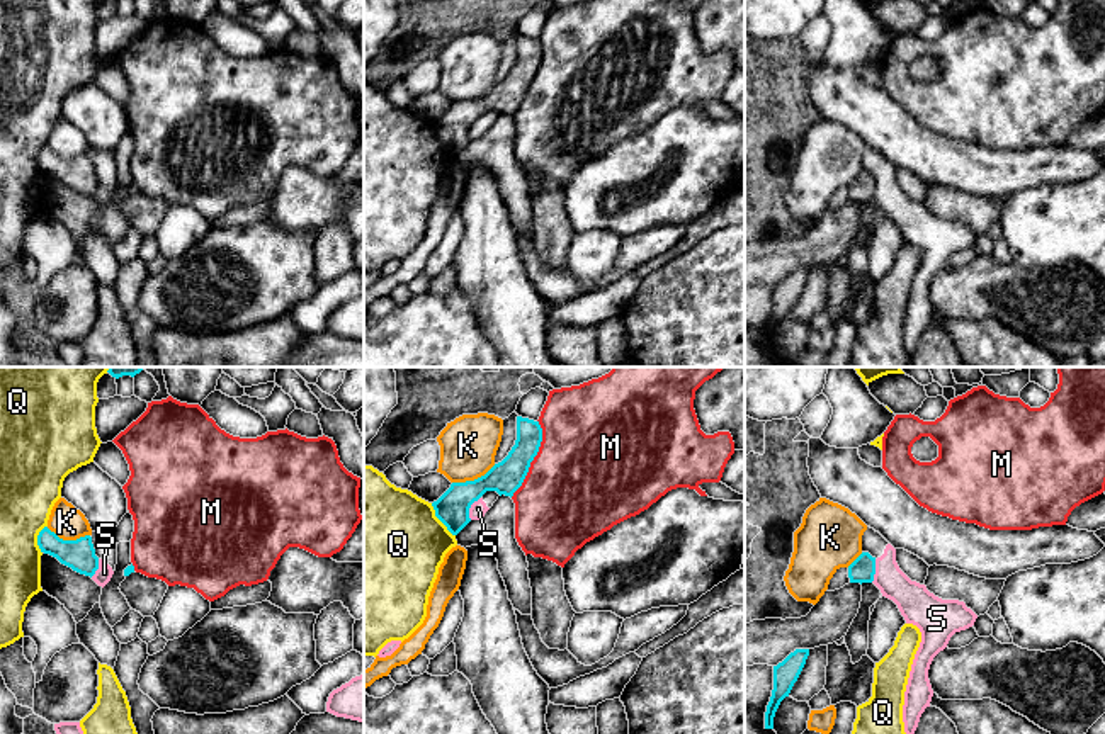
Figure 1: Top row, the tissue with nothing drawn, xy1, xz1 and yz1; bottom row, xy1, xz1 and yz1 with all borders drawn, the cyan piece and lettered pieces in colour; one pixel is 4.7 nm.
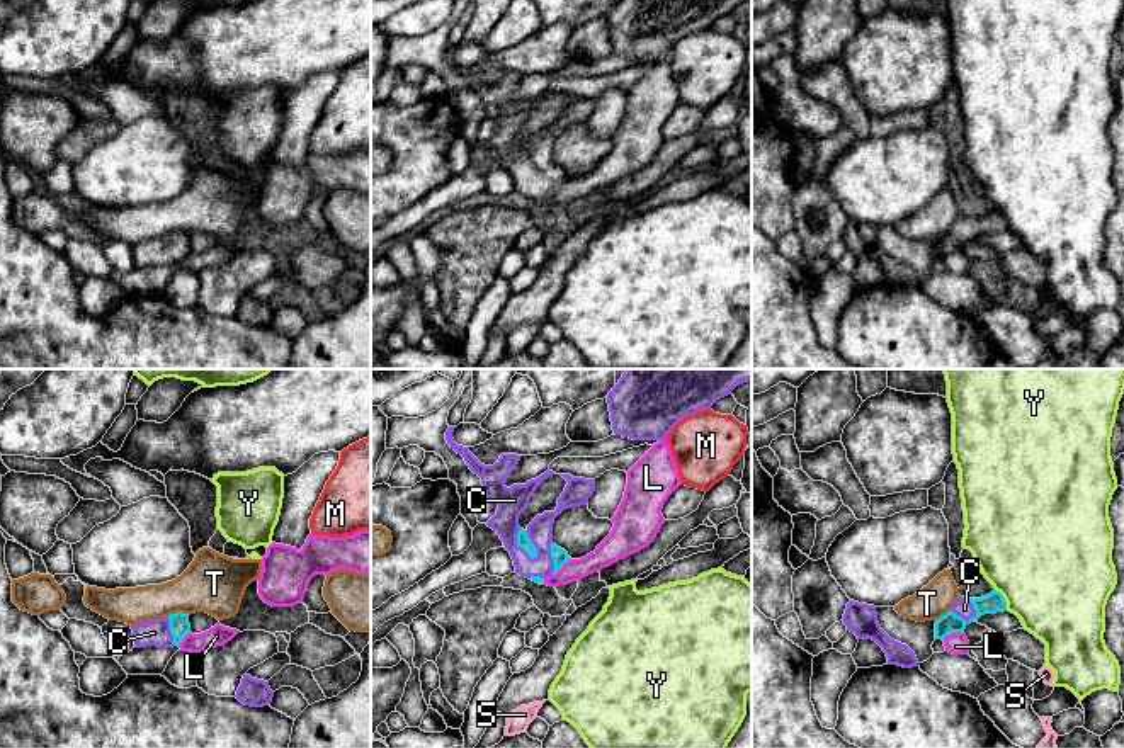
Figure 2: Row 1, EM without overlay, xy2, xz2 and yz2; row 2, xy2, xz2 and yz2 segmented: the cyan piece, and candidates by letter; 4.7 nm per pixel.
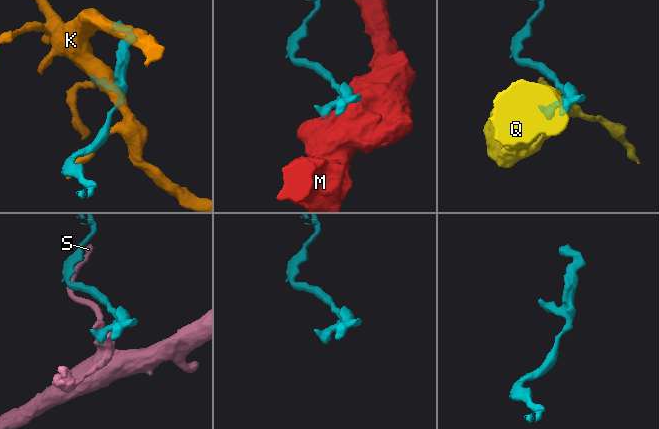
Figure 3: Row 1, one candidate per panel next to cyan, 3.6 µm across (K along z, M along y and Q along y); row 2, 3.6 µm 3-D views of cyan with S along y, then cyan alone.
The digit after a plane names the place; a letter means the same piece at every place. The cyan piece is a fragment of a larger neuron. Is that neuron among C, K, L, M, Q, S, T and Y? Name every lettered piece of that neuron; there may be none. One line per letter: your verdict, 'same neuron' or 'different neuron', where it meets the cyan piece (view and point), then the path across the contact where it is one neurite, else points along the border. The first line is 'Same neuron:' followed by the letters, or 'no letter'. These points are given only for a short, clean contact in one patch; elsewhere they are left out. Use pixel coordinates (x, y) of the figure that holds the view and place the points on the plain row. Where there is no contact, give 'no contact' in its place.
Same neuron: C
C: same neuron; meets cyan in xz2 at (519, 165)
K: different neuron; meets cyan in xy1 at (68, 160)
L: different neuron; meets cyan in yz2 at (953, 250); border along yz2 (963, 250), (953, 250), (942, 259)
M: different neuron; meets cyan in xz1 at (532, 79)
Q: different neuron; meets cyan in xz1 at (439, 138)
S: different neuron; meets cyan in xz1 at (470, 126); border along xz1 (480, 116), (470, 128), (470, 138)
T: different neuron; meets cyan in xy2 at (177, 232); border along xy2 (189, 233), (177, 232), (167, 235)
Y: different neuron; meets cyan in yz2 at (1004, 218)

